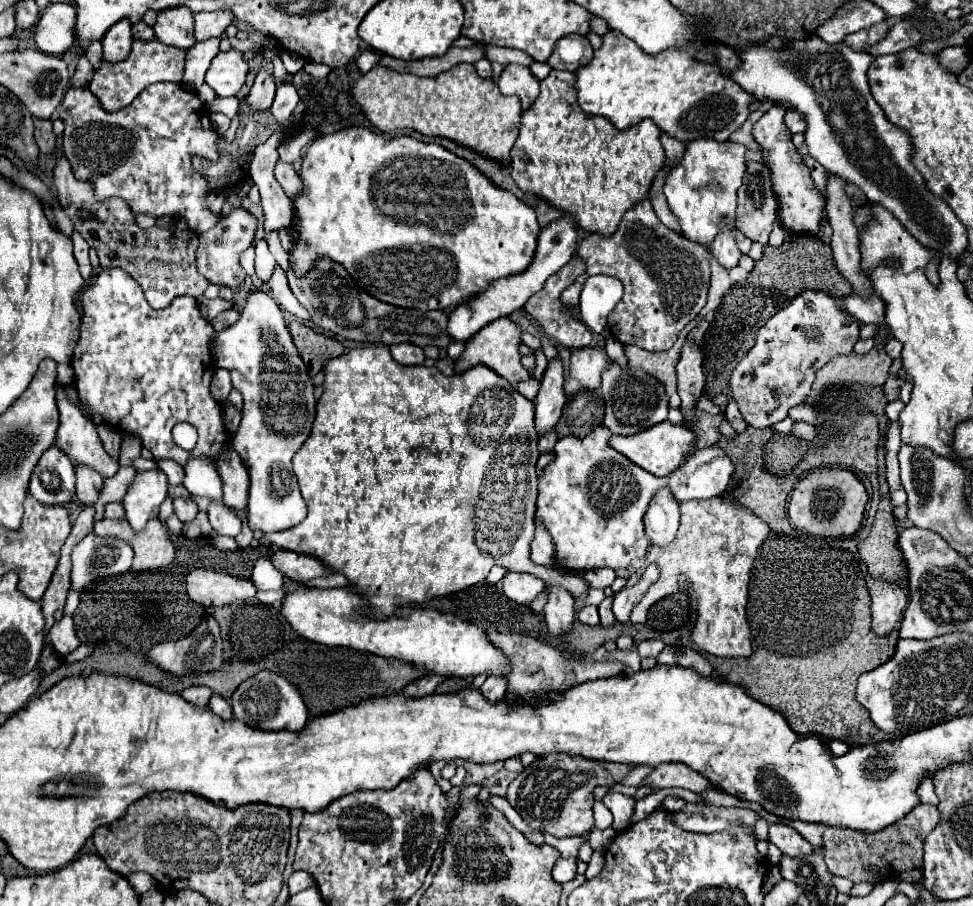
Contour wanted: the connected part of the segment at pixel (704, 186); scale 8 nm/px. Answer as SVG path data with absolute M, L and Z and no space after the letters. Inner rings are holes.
M693 140L679 164L671 164L671 172L663 186L669 208L679 220L681 234L697 244L711 244L721 230L723 218L735 220L737 190L745 176L745 146L735 142Z

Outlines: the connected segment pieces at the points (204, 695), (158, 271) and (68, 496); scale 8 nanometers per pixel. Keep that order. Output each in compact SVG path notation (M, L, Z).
M189 686L181 692L181 696L191 702L191 704L197 704L197 706L207 706L209 698L211 698L211 690L207 686Z
M63 152L55 156L55 186L57 200L63 206L65 214L73 222L73 230L79 232L91 248L97 250L101 268L121 268L125 270L145 292L147 302L155 310L163 310L177 296L199 298L209 286L209 280L203 278L195 268L195 250L199 246L197 232L179 230L179 228L139 228L135 216L127 208L125 200L107 198L97 200L87 182L79 182Z
M57 446L43 452L37 468L33 468L29 494L41 504L67 504L73 500L75 468Z

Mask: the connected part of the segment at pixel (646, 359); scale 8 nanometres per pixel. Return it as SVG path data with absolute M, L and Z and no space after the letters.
M691 322L681 334L679 334L679 340L675 342L675 346L671 350L665 350L665 352L645 352L637 346L625 346L625 352L627 352L627 358L629 358L629 364L631 368L643 368L645 372L651 372L651 376L659 378L663 384L665 384L665 390L667 390L667 396L671 398L669 404L673 408L679 408L681 400L677 391L677 375L675 366L679 362L679 356L681 356L681 346L683 346L683 340L685 336L691 332L691 328L695 326L695 322Z

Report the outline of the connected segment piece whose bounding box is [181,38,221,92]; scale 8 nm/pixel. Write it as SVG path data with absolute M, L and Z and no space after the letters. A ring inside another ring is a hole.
M207 38L203 42L195 42L195 46L187 51L185 59L185 74L183 74L183 88L197 90L203 86L205 74L213 56L219 52L221 38Z

